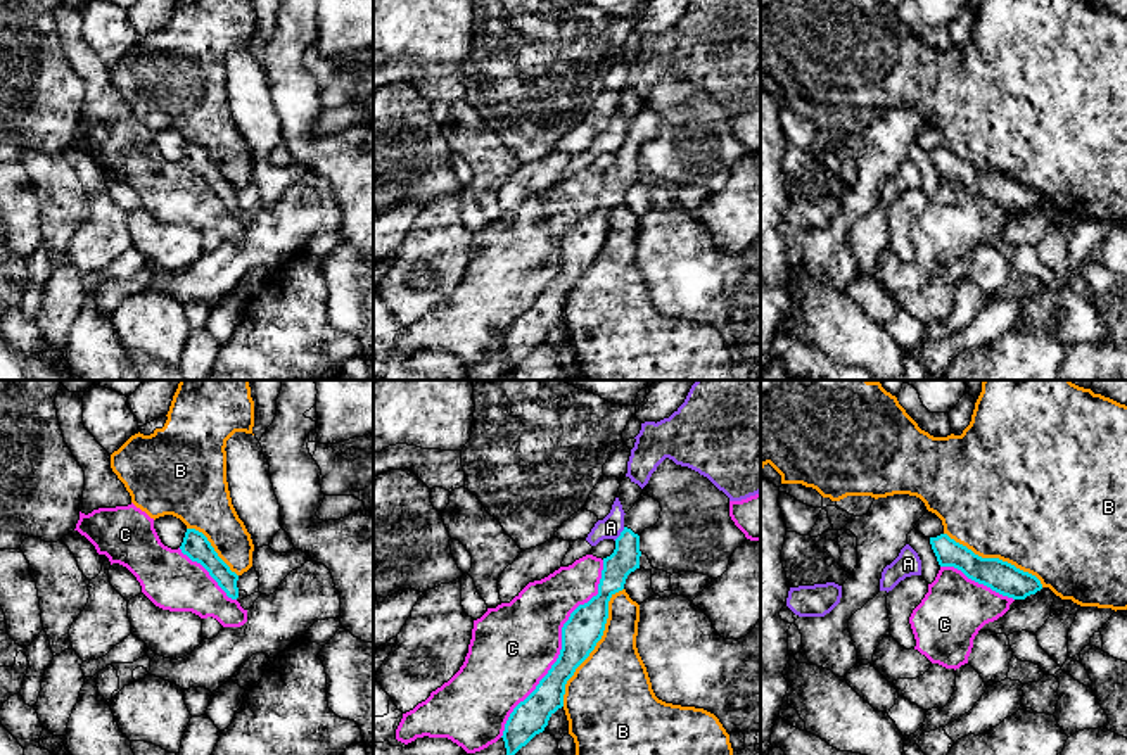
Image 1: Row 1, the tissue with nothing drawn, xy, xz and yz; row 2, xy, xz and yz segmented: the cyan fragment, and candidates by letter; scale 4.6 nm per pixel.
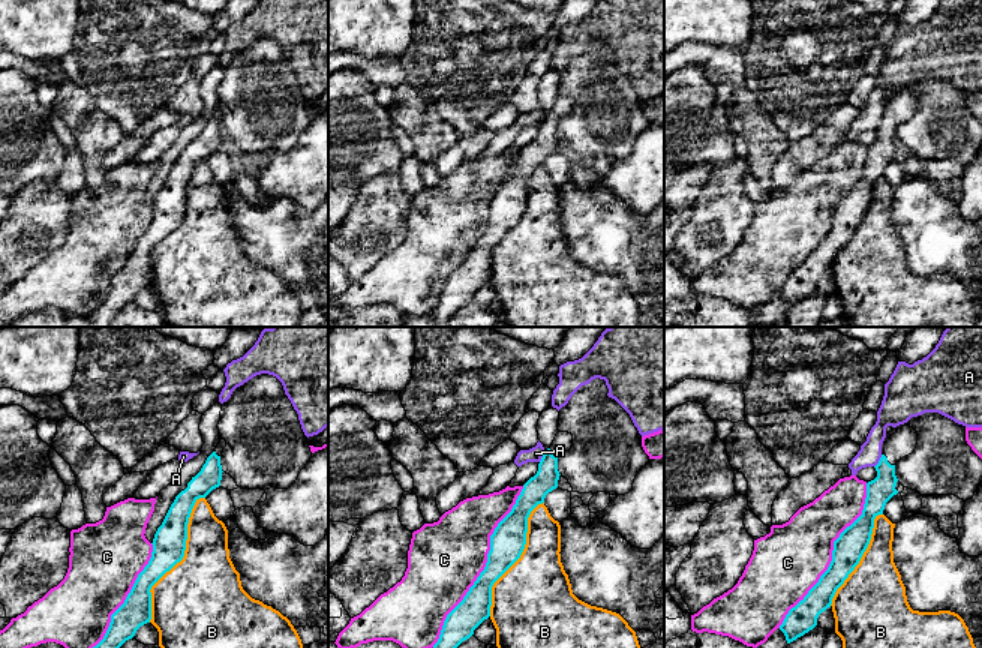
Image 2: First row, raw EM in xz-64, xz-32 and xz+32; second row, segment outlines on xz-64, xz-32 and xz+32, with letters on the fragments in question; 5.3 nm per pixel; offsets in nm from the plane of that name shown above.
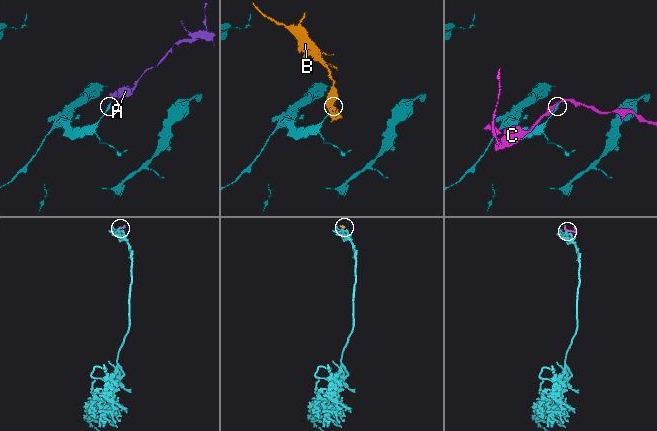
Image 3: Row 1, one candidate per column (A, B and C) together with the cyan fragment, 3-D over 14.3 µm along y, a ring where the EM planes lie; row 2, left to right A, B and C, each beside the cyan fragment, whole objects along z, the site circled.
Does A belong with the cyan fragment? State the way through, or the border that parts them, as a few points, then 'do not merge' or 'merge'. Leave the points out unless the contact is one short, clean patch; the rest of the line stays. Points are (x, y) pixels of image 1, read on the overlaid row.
border xz (624, 527), (614, 539); do not merge

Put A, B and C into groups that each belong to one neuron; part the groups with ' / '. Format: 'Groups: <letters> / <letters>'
Groups: A / B / C

